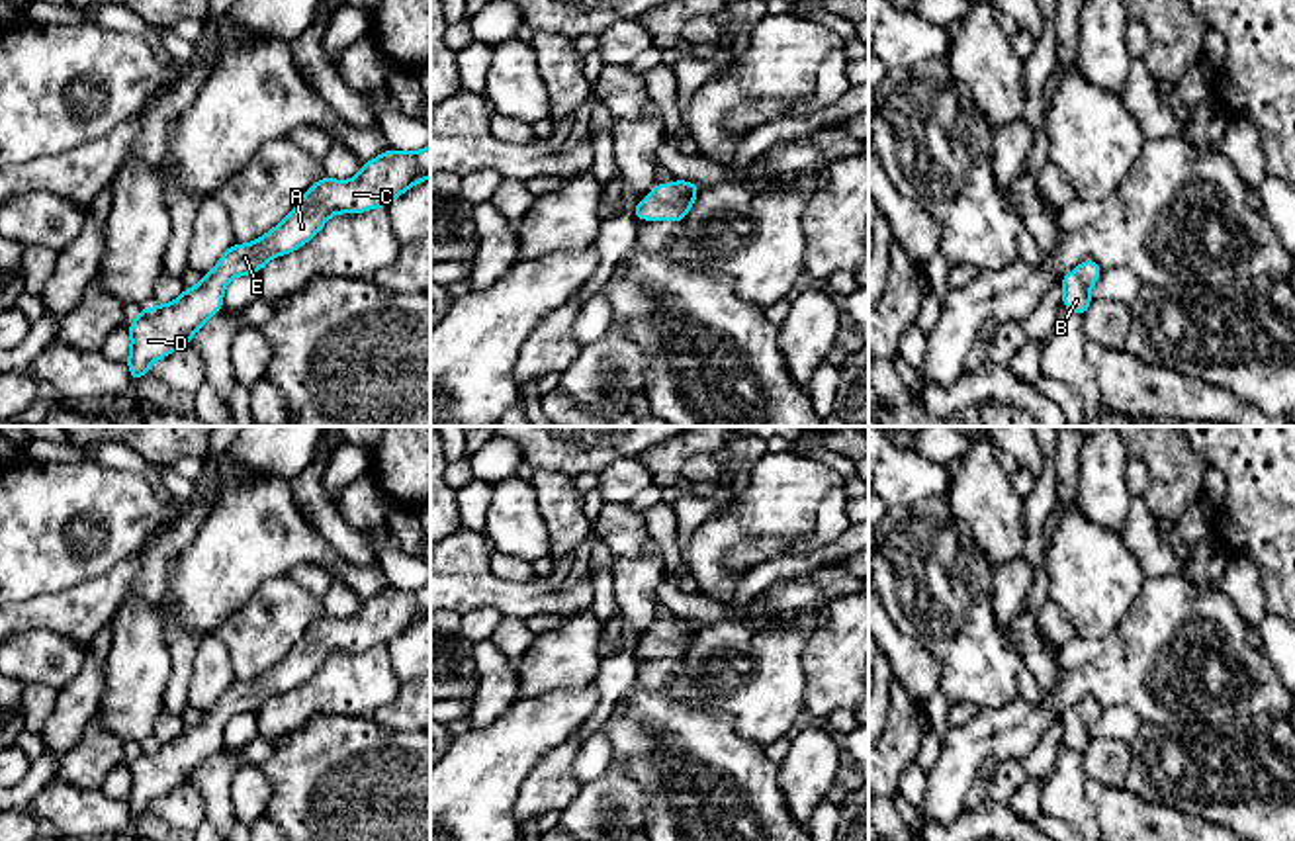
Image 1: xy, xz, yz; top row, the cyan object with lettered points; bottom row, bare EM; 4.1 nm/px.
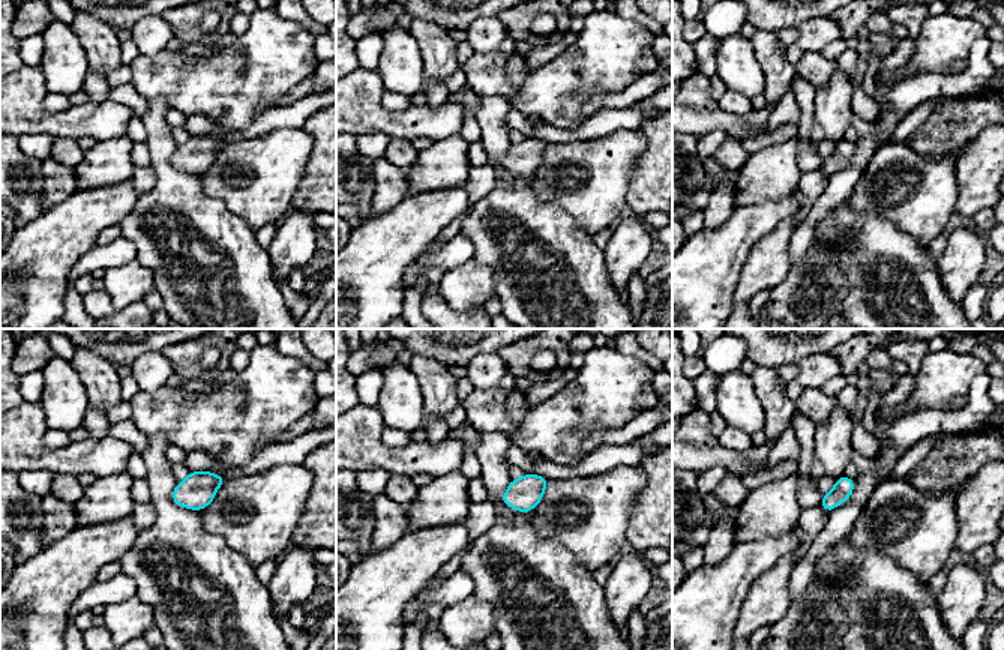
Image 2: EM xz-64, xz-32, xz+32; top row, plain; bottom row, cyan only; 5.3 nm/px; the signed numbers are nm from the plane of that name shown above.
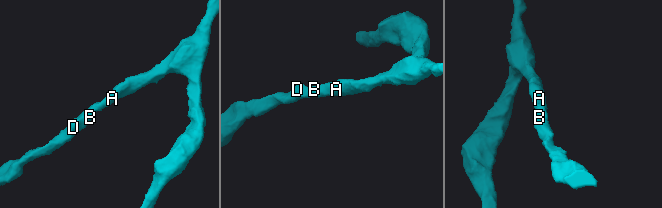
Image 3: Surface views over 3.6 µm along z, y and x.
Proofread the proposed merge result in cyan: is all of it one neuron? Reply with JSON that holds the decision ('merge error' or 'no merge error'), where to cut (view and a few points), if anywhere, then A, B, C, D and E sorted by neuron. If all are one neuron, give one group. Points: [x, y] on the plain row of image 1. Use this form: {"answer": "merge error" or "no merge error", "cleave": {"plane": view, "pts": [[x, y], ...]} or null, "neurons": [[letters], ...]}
{"answer": "no merge error", "cleave": null, "neurons": [["A", "B", "C", "D", "E"]]}

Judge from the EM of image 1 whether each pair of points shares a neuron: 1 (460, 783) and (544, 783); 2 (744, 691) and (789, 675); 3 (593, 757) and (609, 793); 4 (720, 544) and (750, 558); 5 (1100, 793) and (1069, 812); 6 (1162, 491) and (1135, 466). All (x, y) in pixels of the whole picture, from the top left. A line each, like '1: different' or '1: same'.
1: different
2: same
3: different
4: different
5: different
6: different

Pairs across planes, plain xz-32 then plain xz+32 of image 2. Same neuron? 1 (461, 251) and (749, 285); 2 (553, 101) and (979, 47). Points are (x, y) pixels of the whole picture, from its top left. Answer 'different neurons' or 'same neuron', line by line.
1: different neurons
2: different neurons

